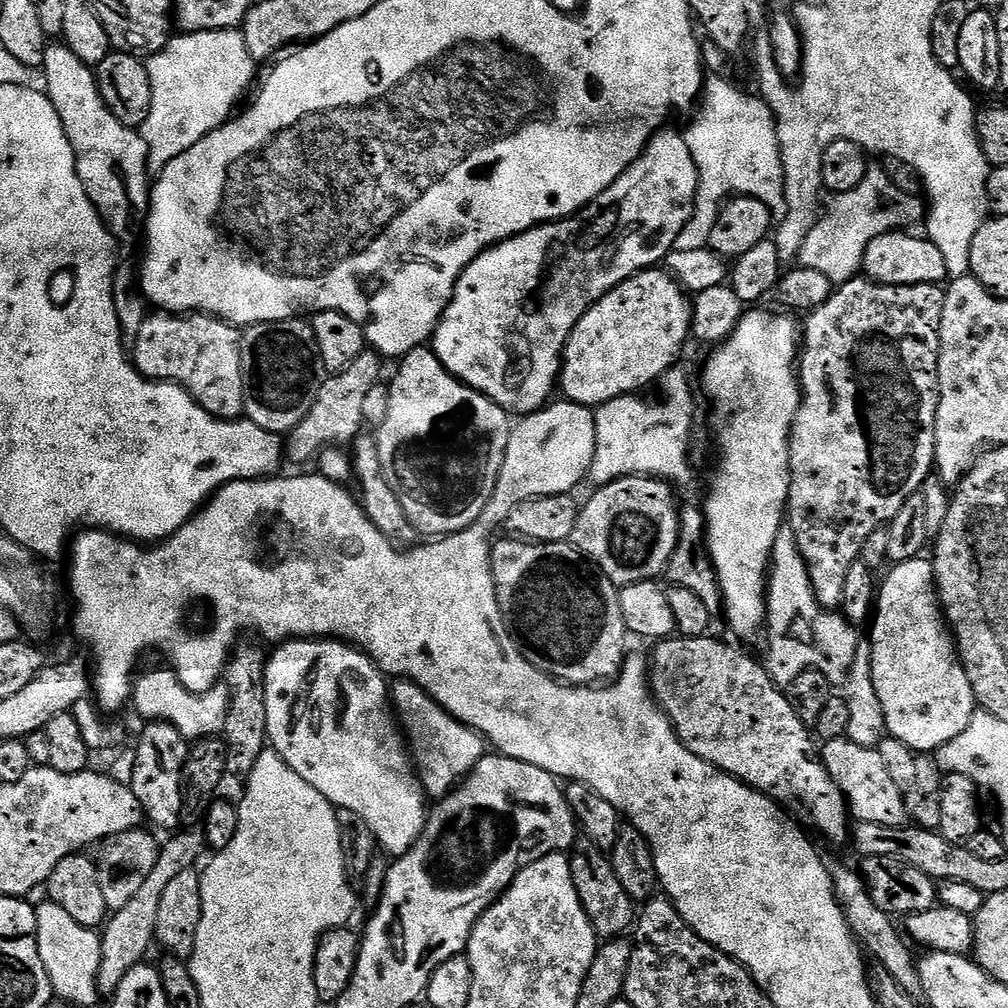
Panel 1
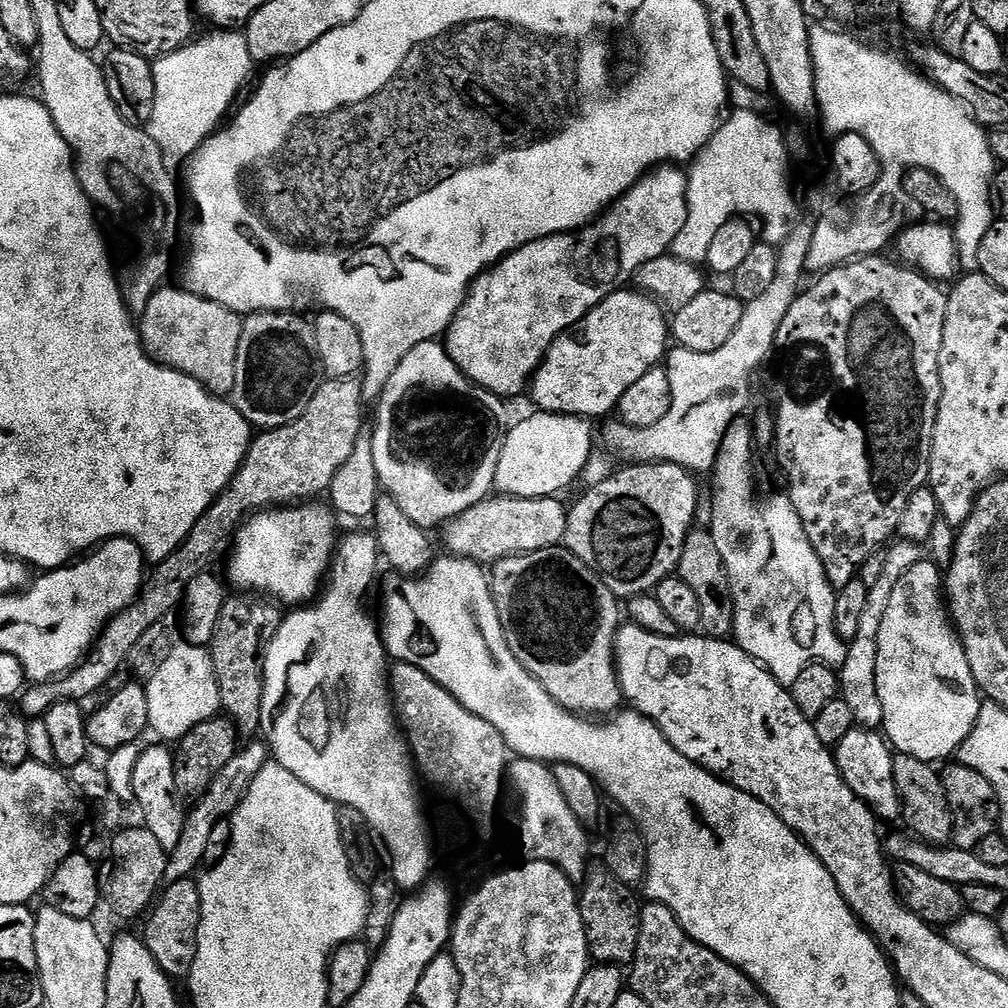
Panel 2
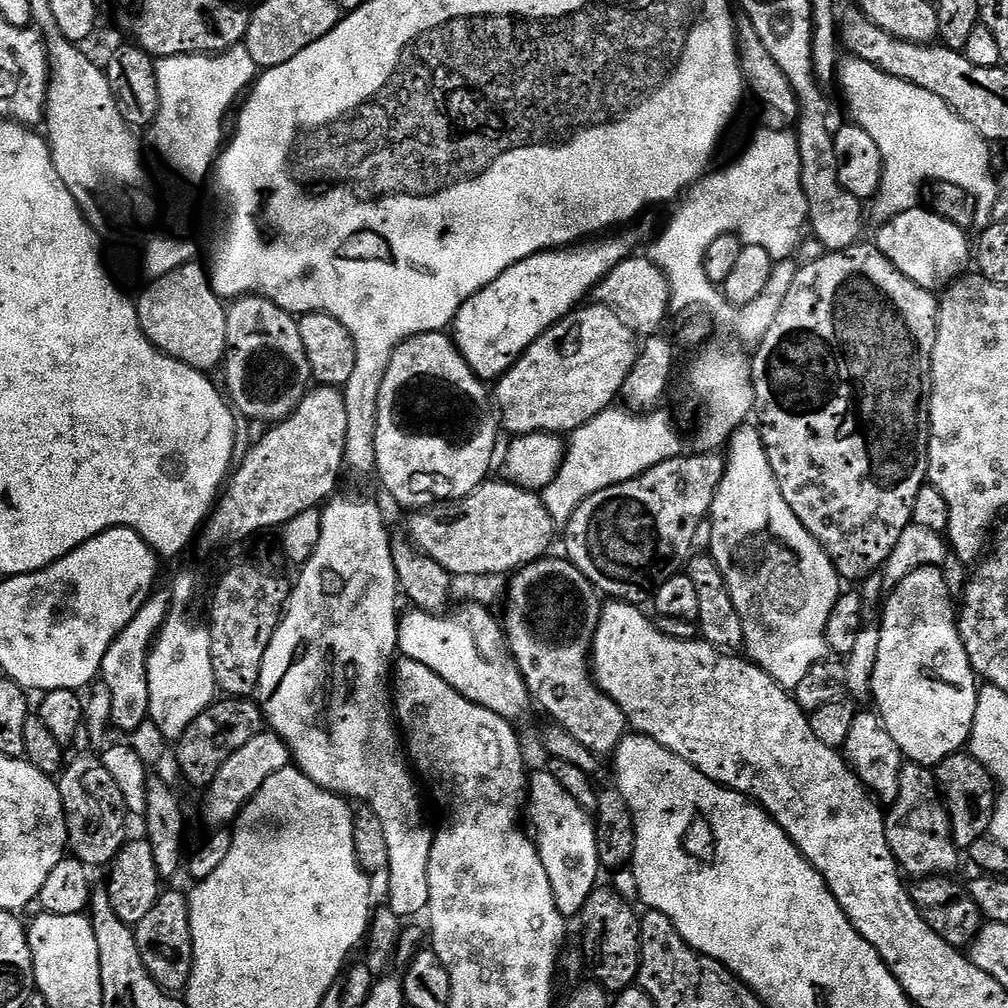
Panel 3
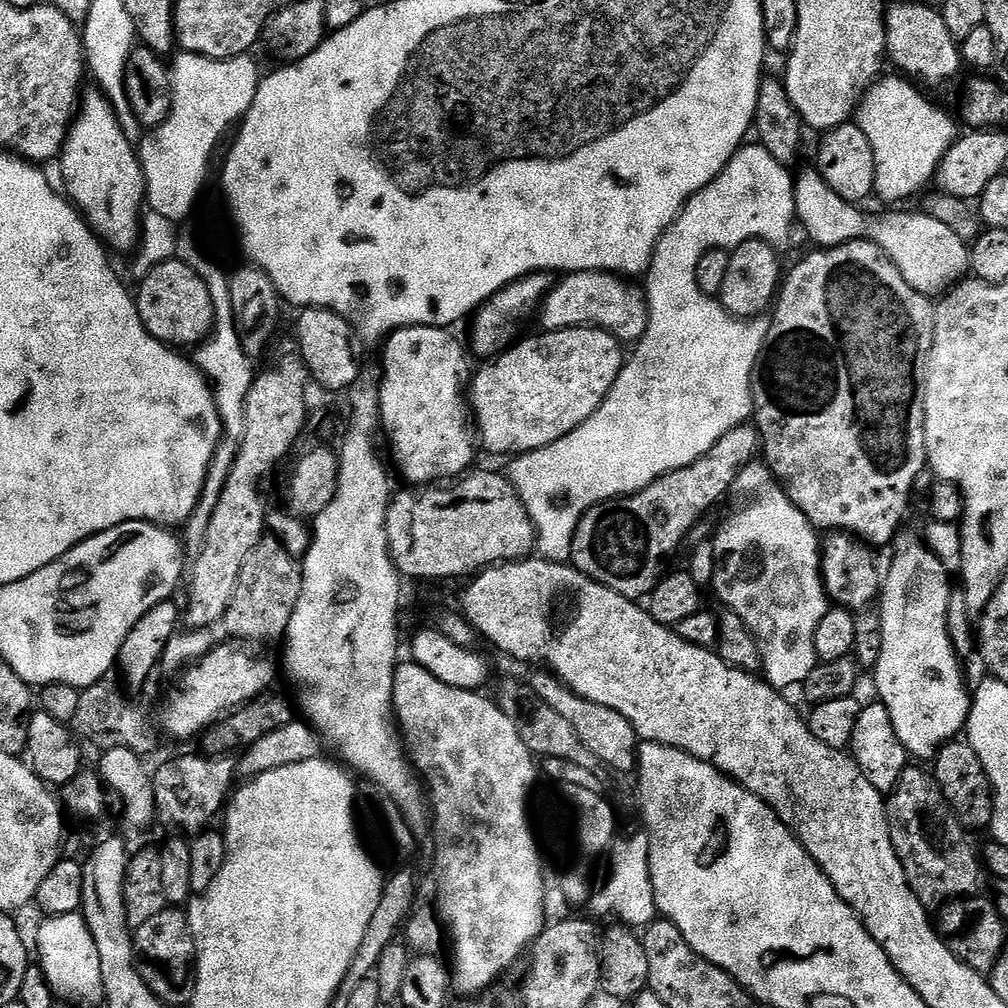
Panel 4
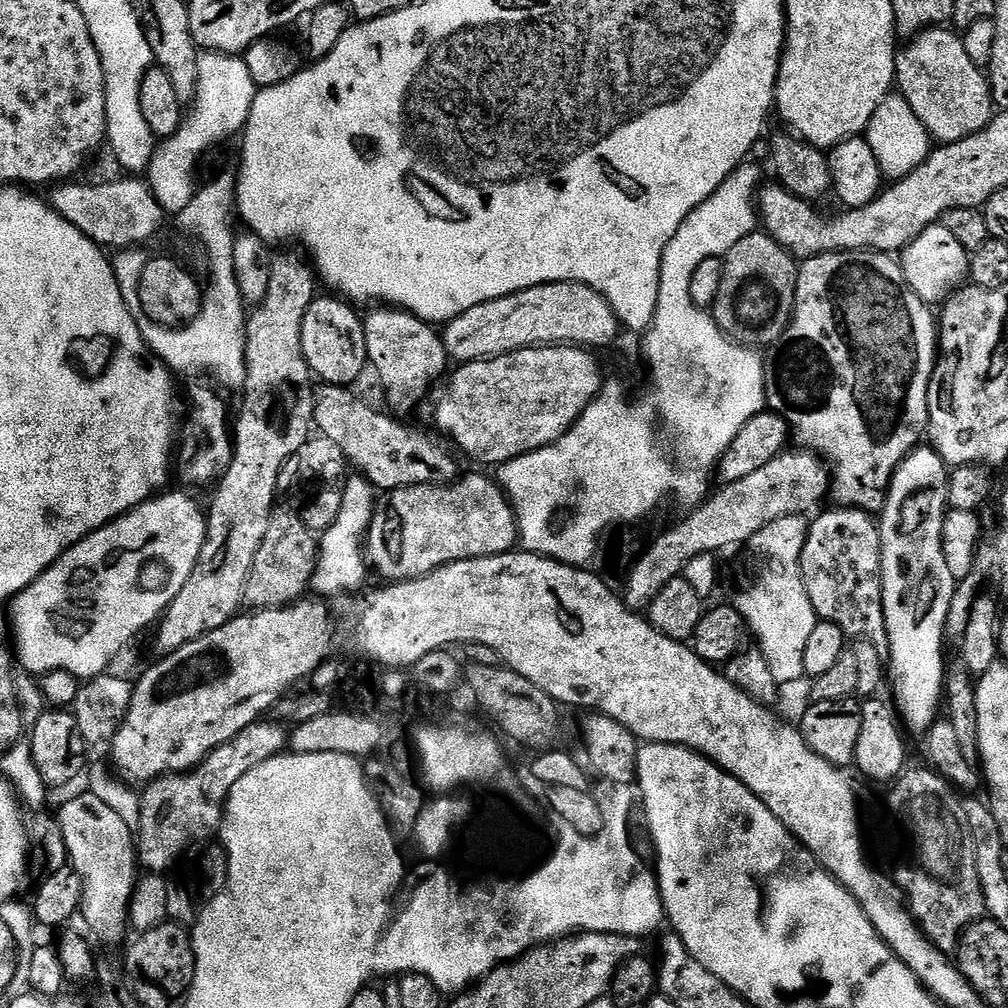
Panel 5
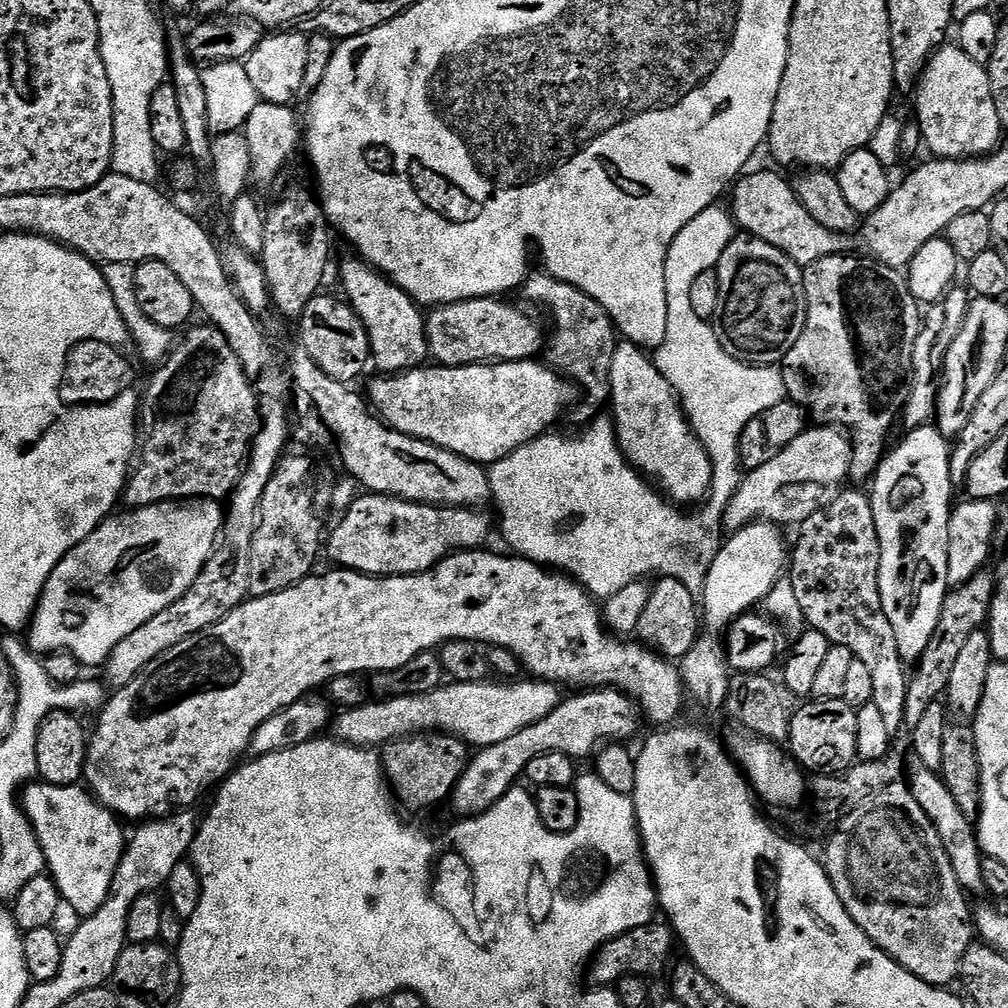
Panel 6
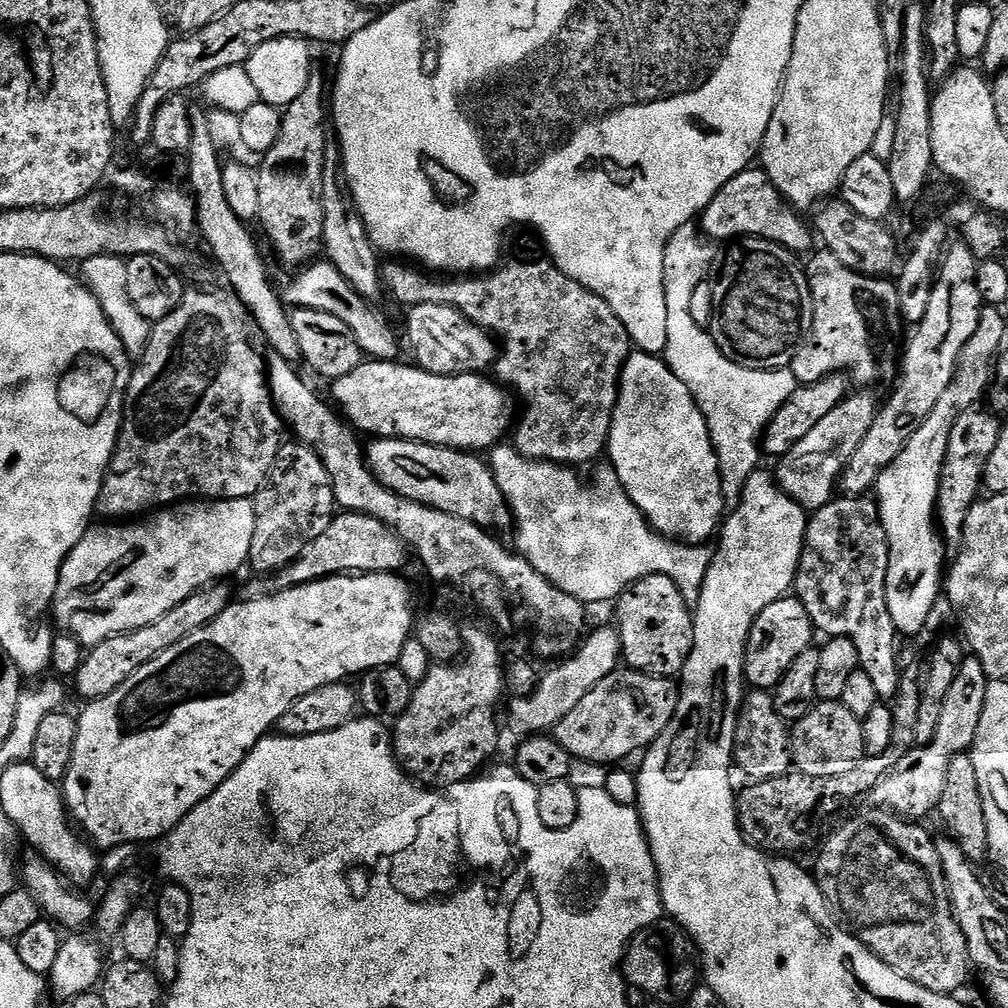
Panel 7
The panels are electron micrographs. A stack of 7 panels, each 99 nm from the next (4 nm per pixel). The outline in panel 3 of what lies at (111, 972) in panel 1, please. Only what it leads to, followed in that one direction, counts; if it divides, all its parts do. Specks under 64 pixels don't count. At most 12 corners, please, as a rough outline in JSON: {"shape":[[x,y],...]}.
{"shape":[[265,730],[230,754],[203,793],[205,822],[231,825],[292,763]]}

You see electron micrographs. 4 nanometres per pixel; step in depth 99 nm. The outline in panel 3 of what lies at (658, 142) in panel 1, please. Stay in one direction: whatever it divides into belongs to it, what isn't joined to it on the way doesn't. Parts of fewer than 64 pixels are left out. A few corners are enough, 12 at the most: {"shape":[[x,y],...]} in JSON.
{"shape":[[616,235],[534,254],[460,307],[456,349],[481,380],[637,251]]}

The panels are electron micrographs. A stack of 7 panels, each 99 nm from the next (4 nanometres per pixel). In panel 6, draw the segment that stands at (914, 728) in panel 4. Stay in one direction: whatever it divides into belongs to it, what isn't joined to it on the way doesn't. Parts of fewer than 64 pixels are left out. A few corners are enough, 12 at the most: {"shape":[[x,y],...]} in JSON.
{"shape":[[913,428],[871,481],[905,661],[948,597],[949,437]]}

